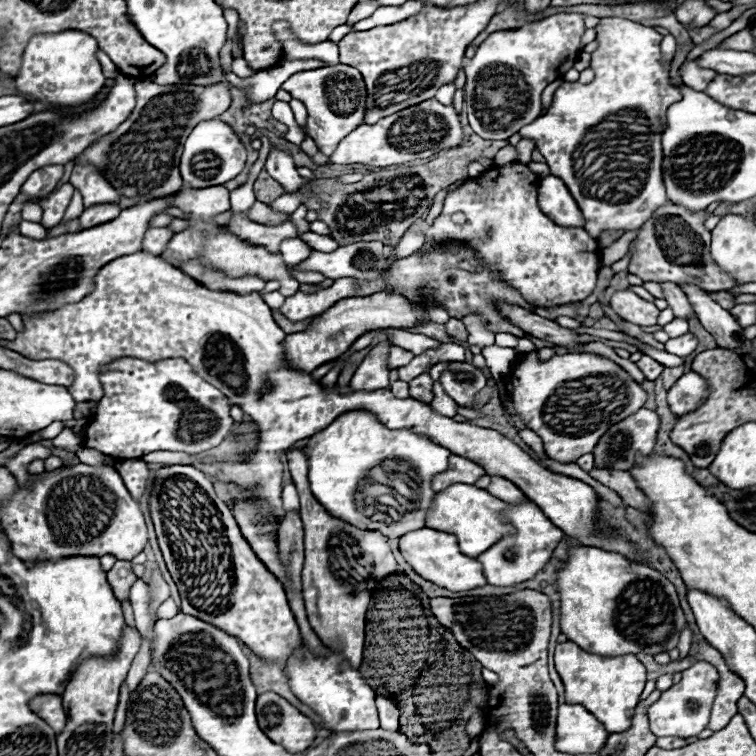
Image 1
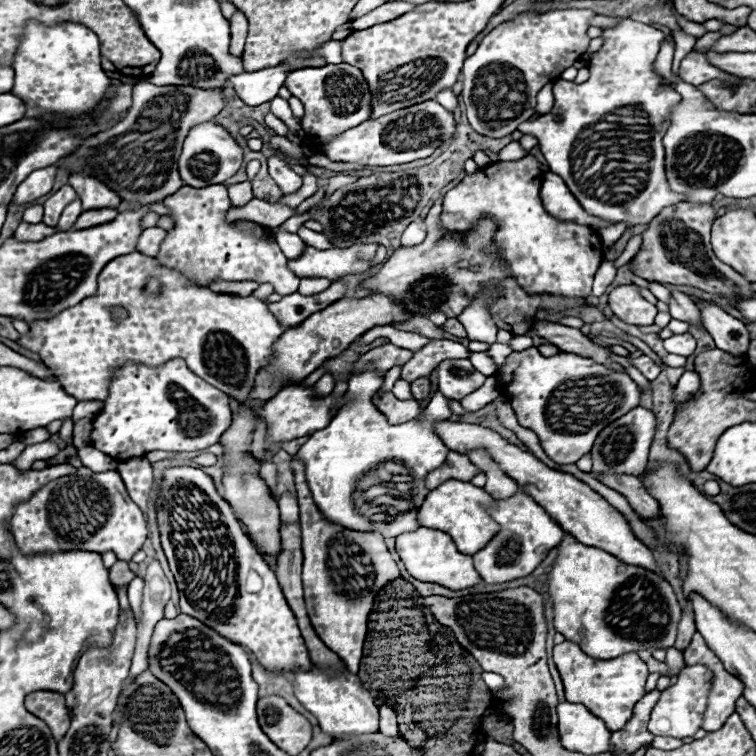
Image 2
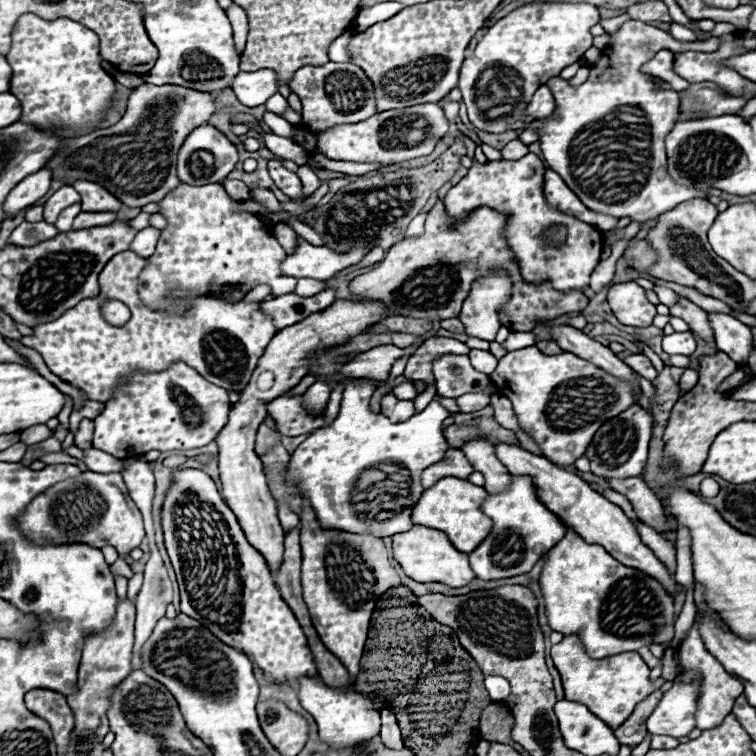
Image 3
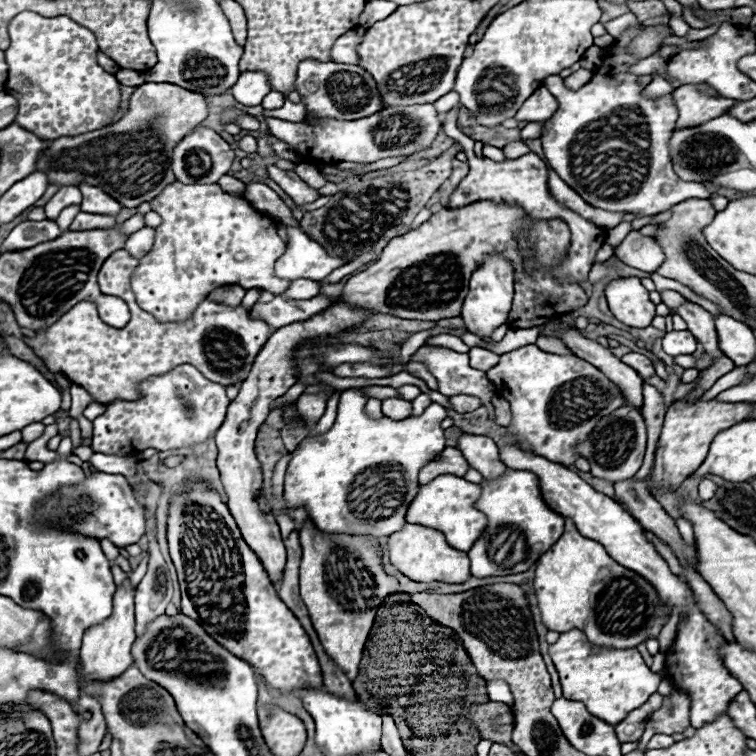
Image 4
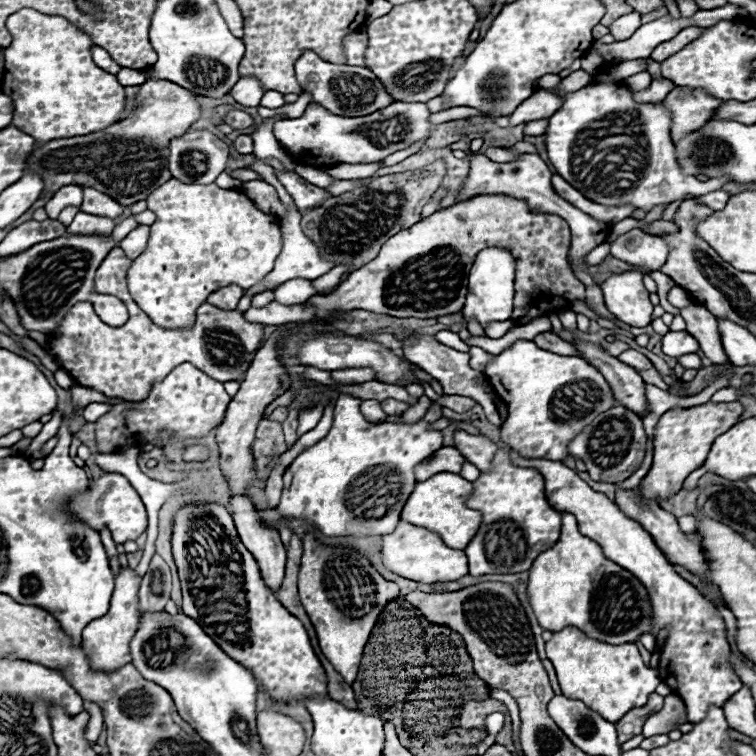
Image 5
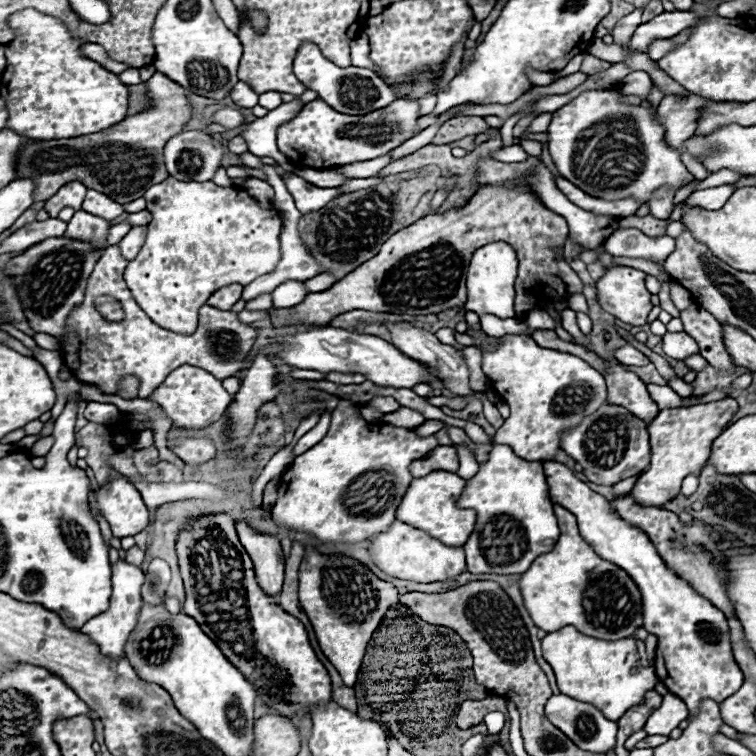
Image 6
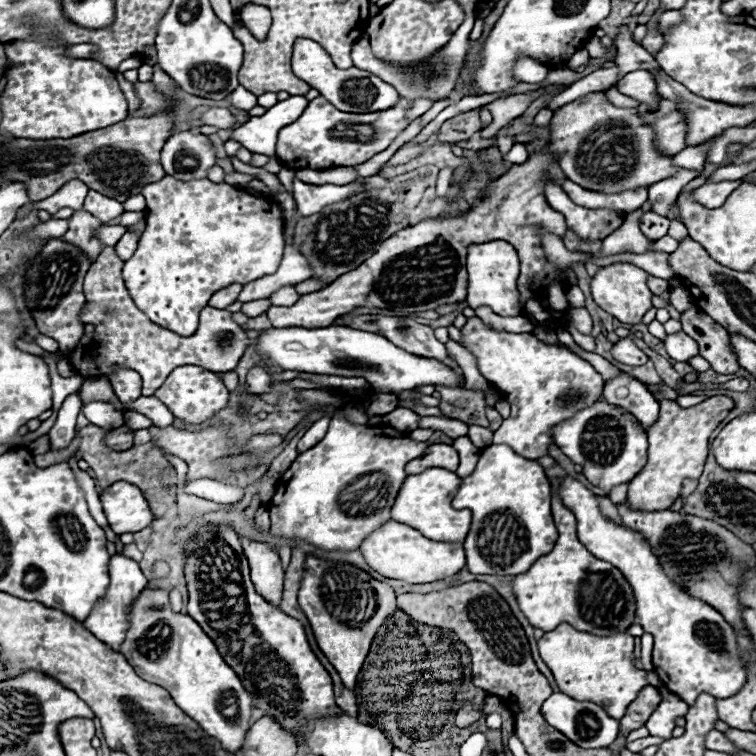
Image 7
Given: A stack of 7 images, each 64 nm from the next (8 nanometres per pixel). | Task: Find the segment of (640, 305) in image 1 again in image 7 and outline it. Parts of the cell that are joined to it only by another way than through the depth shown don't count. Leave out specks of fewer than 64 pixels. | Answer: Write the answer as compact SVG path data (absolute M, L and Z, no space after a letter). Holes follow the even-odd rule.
M616 262L610 266L602 266L592 276L592 282L590 282L592 298L600 308L604 308L608 314L618 318L620 322L638 324L642 320L642 316L652 308L652 292L646 286L648 276L650 276L648 272L644 272L642 268L628 264L628 262Z

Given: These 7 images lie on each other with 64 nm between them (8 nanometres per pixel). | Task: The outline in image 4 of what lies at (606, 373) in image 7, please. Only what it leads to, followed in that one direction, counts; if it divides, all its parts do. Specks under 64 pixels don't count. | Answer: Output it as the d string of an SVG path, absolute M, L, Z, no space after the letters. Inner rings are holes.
M538 336L536 340L536 346L544 352L550 352L550 354L572 354L560 338L554 338L554 336Z

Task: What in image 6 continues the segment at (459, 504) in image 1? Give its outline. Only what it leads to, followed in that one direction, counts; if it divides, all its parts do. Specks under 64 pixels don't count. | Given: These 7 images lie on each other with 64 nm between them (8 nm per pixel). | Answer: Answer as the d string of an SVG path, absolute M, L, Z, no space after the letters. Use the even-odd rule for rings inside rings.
M434 470L428 476L412 478L406 494L402 496L402 502L396 508L396 520L424 530L432 538L436 538L448 546L462 546L468 540L468 536L472 534L472 528L476 524L474 510L456 506L456 500L460 498L464 486L466 486L464 478L460 478L454 472L446 472L446 470Z

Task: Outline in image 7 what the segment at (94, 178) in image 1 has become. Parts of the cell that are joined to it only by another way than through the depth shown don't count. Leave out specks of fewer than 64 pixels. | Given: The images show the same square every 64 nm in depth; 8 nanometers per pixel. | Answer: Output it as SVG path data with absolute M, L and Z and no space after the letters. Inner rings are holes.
M94 190L88 192L88 196L84 200L84 210L92 212L92 216L96 216L102 222L108 222L108 220L112 220L124 212L122 202L116 202L116 200L108 198L100 192L94 192Z

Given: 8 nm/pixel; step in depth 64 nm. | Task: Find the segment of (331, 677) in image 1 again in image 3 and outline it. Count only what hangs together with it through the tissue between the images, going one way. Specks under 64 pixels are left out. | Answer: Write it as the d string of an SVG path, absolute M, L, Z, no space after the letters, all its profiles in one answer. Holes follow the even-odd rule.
M302 676L298 678L298 700L304 710L308 710L316 724L318 724L318 736L322 742L326 742L330 748L340 750L340 748L356 748L356 744L364 744L370 738L378 736L380 732L380 712L372 708L372 702L356 692L354 688L350 690L334 690L326 686L320 678L308 678Z

